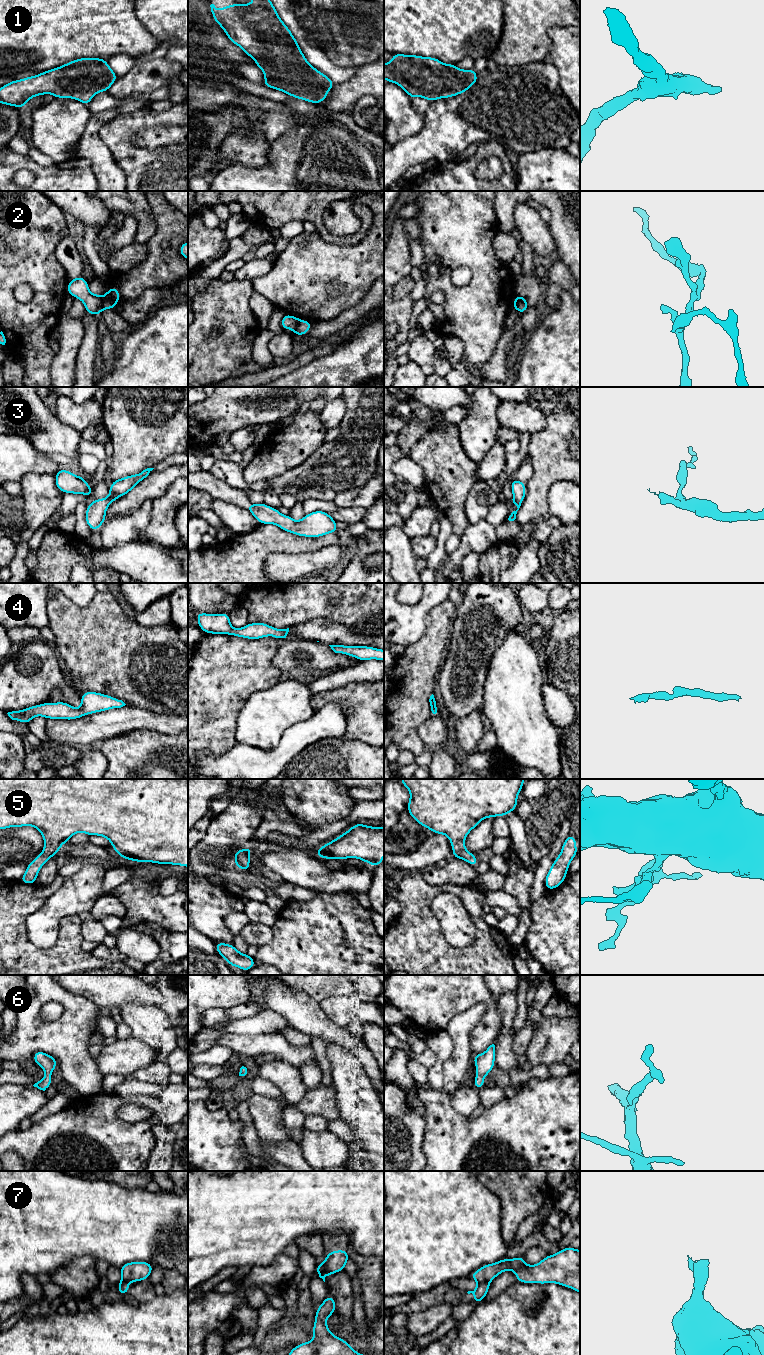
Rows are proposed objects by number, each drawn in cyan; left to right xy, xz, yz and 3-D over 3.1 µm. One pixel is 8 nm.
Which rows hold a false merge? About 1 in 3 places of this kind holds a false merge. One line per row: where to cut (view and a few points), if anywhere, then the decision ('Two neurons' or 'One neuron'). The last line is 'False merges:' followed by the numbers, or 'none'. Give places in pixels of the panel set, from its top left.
1: No split. One neuron
2: Split along xy (102, 297), (102, 307), (100, 310). Two neurons
3: No split. One neuron
4: No split. One neuron
5: No split. One neuron
6: No split. One neuron
7: Split along yz (488, 1281), (479, 1283). Two neurons
False merges: 2, 7

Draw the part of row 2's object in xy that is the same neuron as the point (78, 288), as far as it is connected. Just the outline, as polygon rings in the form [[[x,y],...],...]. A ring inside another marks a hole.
[[[83,276],[68,280],[67,293],[80,299],[85,305],[85,311],[91,315],[100,316],[103,298],[89,291],[88,282]]]

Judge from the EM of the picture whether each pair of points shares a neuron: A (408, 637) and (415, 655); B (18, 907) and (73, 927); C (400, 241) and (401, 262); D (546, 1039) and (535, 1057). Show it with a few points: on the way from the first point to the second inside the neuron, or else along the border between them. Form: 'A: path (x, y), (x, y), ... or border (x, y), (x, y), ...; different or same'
A: border (424, 624), (424, 634), (417, 641), (405, 647); different
B: path (18, 929), (35, 953), (56, 949); same
C: path (400, 246), (400, 257); same
D: path (546, 1043), (538, 1053); same

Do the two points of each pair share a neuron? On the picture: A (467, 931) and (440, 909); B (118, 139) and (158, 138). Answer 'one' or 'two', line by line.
A: one
B: two

